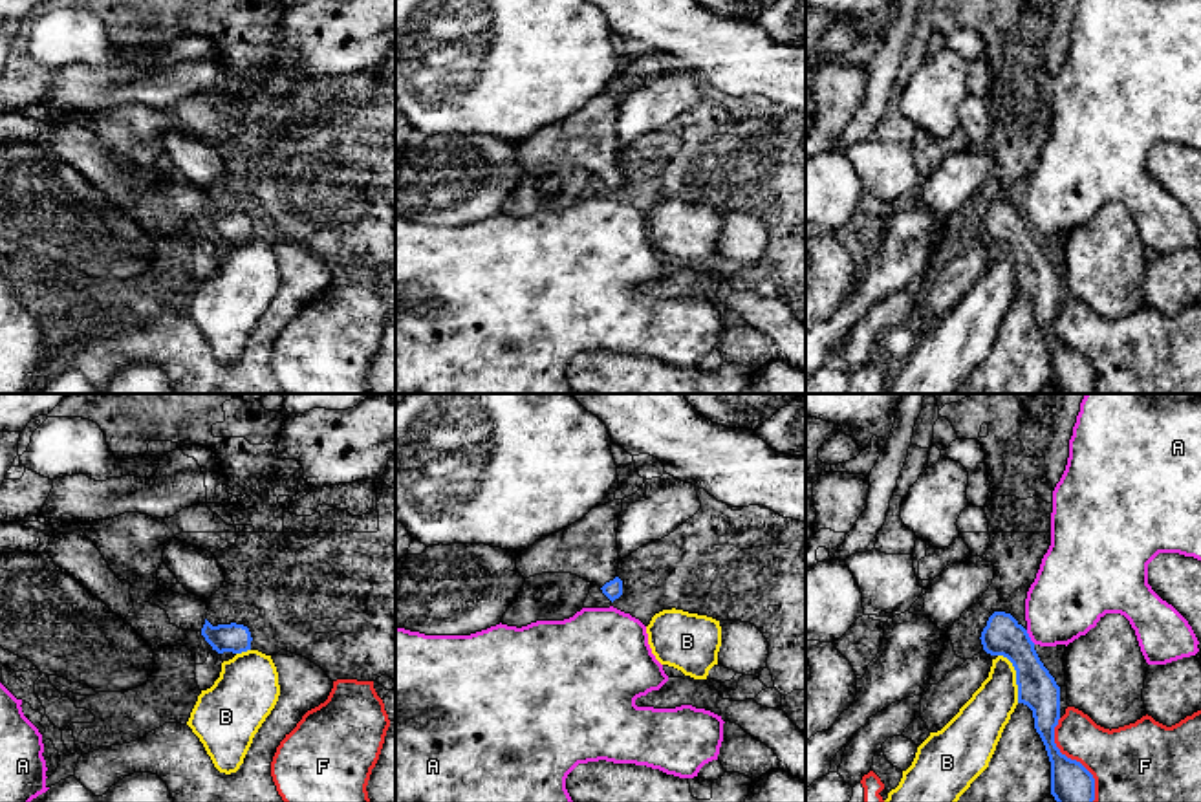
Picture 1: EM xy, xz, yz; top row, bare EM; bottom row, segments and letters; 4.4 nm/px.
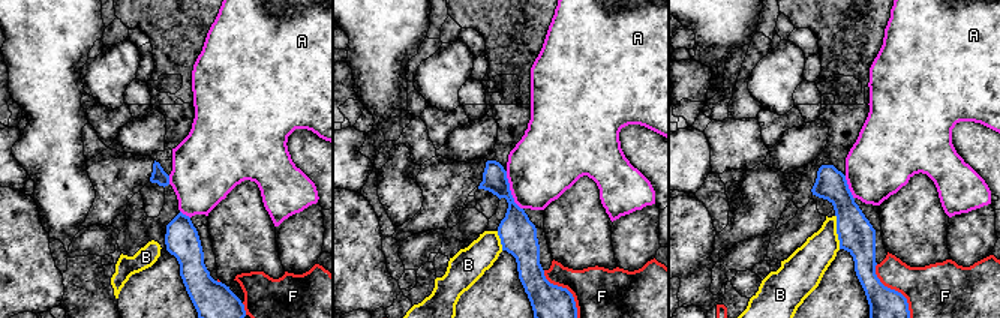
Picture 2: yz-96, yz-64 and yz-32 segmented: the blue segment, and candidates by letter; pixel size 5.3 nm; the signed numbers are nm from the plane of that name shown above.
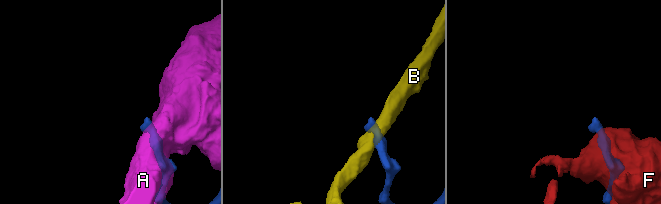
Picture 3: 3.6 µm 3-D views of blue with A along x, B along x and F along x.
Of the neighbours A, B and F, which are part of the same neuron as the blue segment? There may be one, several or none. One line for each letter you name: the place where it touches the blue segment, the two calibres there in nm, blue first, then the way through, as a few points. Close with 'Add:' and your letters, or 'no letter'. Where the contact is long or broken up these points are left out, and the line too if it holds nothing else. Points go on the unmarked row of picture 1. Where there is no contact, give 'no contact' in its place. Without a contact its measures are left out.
Add: no letter

